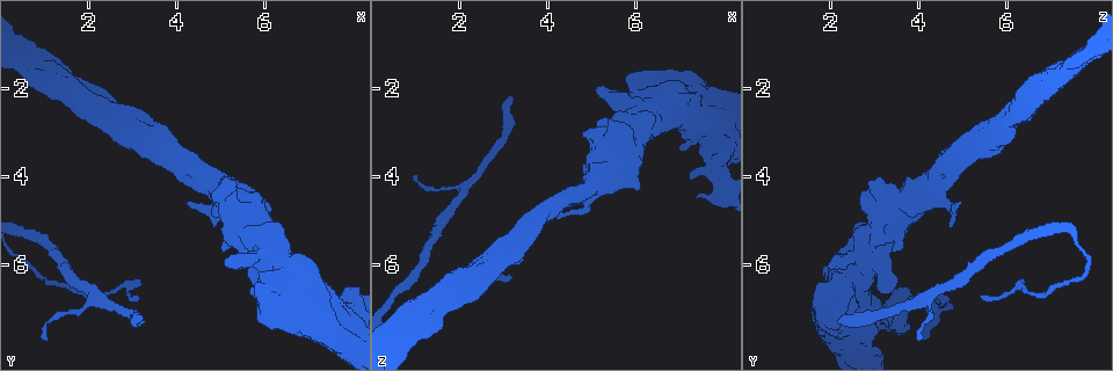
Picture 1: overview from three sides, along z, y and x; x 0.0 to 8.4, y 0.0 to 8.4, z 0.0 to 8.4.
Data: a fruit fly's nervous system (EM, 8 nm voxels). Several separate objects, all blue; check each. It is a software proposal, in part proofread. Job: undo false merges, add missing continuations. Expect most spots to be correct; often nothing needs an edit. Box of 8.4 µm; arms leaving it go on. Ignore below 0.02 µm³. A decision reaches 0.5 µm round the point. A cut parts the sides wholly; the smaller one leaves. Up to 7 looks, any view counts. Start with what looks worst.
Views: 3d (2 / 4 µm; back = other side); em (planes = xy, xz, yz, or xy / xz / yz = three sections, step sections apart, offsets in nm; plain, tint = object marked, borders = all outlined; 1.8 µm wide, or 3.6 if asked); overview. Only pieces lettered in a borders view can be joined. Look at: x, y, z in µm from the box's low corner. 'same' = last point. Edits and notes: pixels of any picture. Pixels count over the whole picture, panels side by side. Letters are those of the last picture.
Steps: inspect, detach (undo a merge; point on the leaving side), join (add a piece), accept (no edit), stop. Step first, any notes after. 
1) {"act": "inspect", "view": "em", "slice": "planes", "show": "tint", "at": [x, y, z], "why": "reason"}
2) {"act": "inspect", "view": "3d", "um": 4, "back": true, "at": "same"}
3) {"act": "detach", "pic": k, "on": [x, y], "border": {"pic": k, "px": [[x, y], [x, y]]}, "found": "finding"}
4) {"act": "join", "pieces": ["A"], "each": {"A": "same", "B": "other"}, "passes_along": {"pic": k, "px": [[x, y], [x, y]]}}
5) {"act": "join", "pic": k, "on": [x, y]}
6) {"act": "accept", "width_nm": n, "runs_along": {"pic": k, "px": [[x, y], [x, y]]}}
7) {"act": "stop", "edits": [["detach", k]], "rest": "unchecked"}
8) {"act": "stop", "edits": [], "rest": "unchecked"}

{"act": "inspect", "view": "3d", "um": 2, "at": [3.25, 7.25, 2.15]}

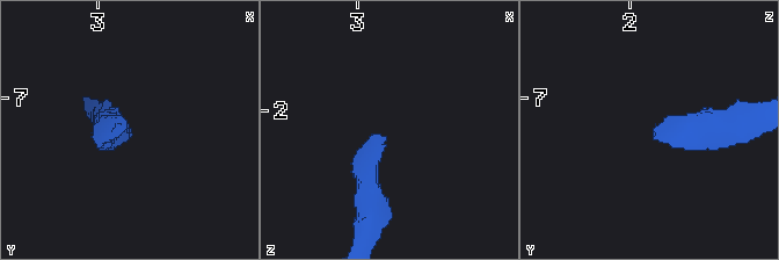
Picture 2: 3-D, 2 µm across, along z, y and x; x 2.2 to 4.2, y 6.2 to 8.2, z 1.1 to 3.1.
{"act": "inspect", "view": "em", "slice": "planes", "show": "borders", "at": [3.20, 7.28, 2.20]}

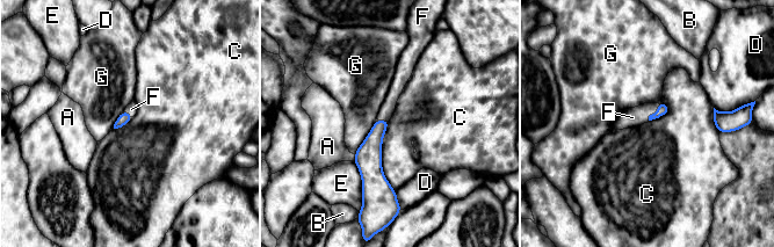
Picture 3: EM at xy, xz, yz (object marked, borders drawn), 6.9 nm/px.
{"act": "join", "pieces": ["F"], "longest_contact_nm": ["C", 500], "each": {"A": "other", "B": "other", "C": "other", "D": "other", "E": "other", "F": "same", "G": "other"}, "found": "the neuron continues"}

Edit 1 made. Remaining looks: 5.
{"act": "inspect", "view": "em", "um": 3.6, "slice": "xy", "step": 4, "show": "tint", "at": [5.90, 5.90, 2.60], "why": "calibre changes"}

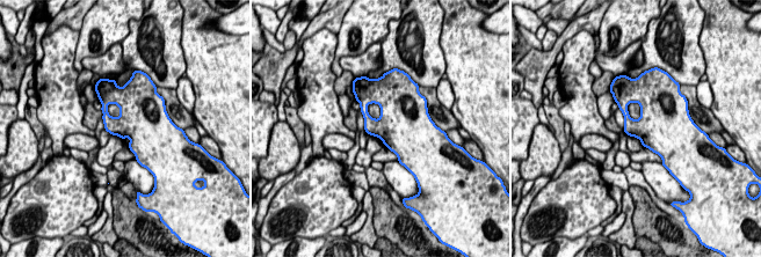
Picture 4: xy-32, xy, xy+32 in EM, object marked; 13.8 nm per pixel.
{"act": "inspect", "view": "em", "um": 3.6, "slice": "planes", "show": "borders", "at": "same"}

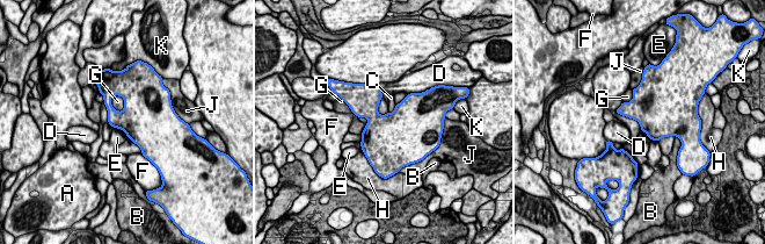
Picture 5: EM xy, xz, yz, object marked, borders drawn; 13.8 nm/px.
{"act": "accept", "longest_contact_nm": ["J", 280], "each": {"A": "other", "B": "other", "C": "other", "D": "other", "E": "other", "F": "other", "G": "other", "H": "other", "J": "other", "K": "other"}, "border": {"pic": 5, "px": [[395, 105], [394, 109], [390, 113]]}, "found": "all the same neuron"}

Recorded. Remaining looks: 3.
{"act": "inspect", "view": "3d", "um": 4, "at": [4.20, 4.55, 5.00], "why": "branch stops here"}

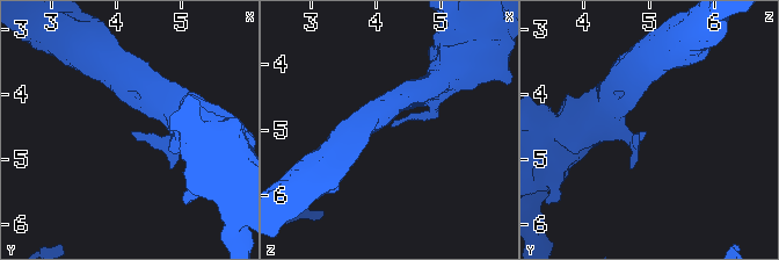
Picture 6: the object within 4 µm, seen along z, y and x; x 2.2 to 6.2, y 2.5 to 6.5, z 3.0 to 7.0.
{"act": "inspect", "view": "em", "slice": "planes", "show": "borders", "at": [4.20, 4.60, 4.95]}

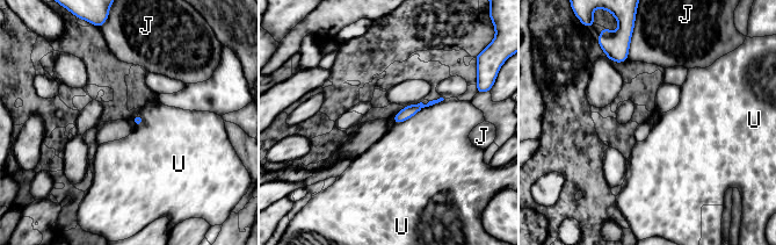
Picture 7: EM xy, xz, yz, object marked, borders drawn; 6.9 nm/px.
{"act": "accept", "longest_contact_nm": ["U", 400], "each": {"J": "other", "U": "other"}, "border": {"pic": 7, "px": [[443, 99], [392, 122]]}, "found": "none of them fits"}

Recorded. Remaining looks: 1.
{"act": "stop", "edits": [["join", 3]], "rest": "unchecked"}

